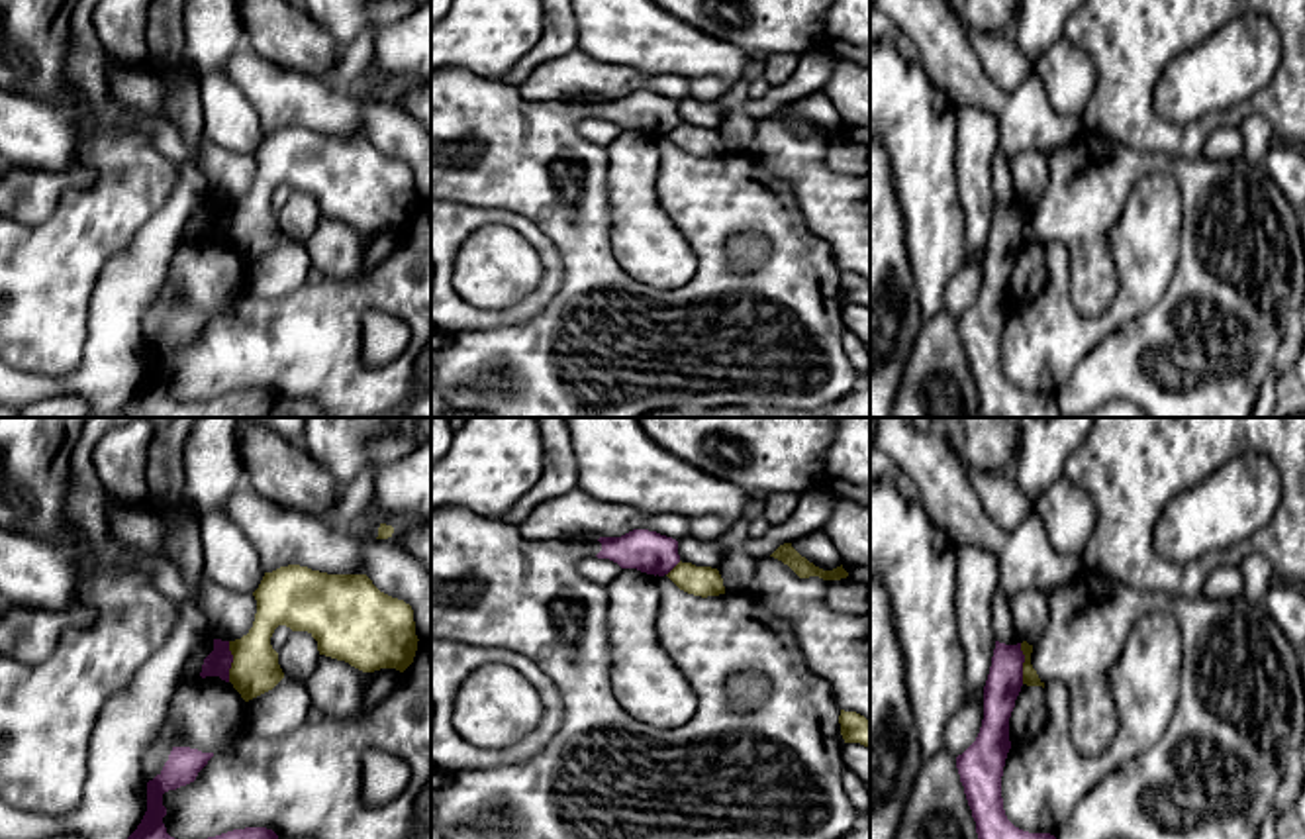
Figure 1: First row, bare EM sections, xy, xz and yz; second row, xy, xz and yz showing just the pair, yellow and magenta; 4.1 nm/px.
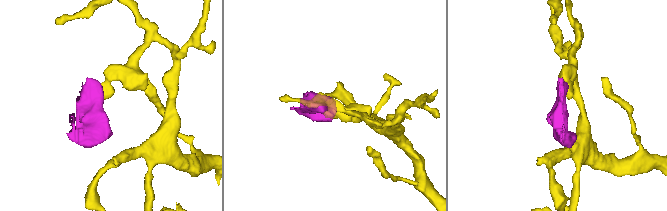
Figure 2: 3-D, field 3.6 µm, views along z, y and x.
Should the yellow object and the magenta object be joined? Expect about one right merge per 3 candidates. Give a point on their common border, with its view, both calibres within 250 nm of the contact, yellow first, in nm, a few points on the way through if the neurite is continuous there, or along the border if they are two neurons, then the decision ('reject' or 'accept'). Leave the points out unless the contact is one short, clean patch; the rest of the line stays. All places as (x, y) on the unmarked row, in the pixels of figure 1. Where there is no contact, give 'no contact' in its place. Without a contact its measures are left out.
meets yellow in xy at (234, 222); 200 nm thick on the yellow side, 110 nm on the other; border along xy (228, 202), (232, 216), (230, 242); reject

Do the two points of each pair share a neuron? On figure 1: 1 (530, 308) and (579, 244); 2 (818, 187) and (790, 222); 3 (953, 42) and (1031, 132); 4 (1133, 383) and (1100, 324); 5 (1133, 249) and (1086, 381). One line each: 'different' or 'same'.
1: different
2: different
3: same
4: different
5: different

